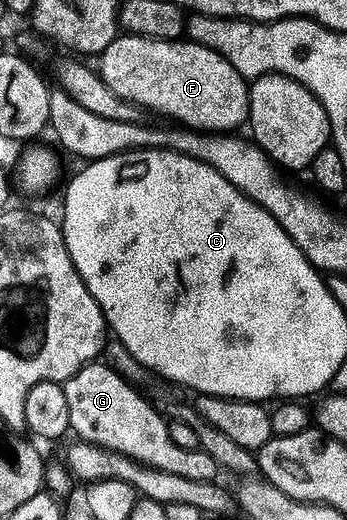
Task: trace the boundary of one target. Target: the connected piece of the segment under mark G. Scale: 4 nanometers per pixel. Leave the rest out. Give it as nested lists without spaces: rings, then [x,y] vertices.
[[[98,365],[85,366],[66,383],[70,420],[104,422],[104,430],[112,430],[112,438],[104,438],[104,442],[108,442],[105,451],[129,456],[144,454],[142,462],[145,466],[186,477],[190,481],[202,482],[213,477],[214,466],[206,454],[183,450],[174,444],[165,415],[159,409],[156,411],[138,391],[131,390],[114,371]]]

